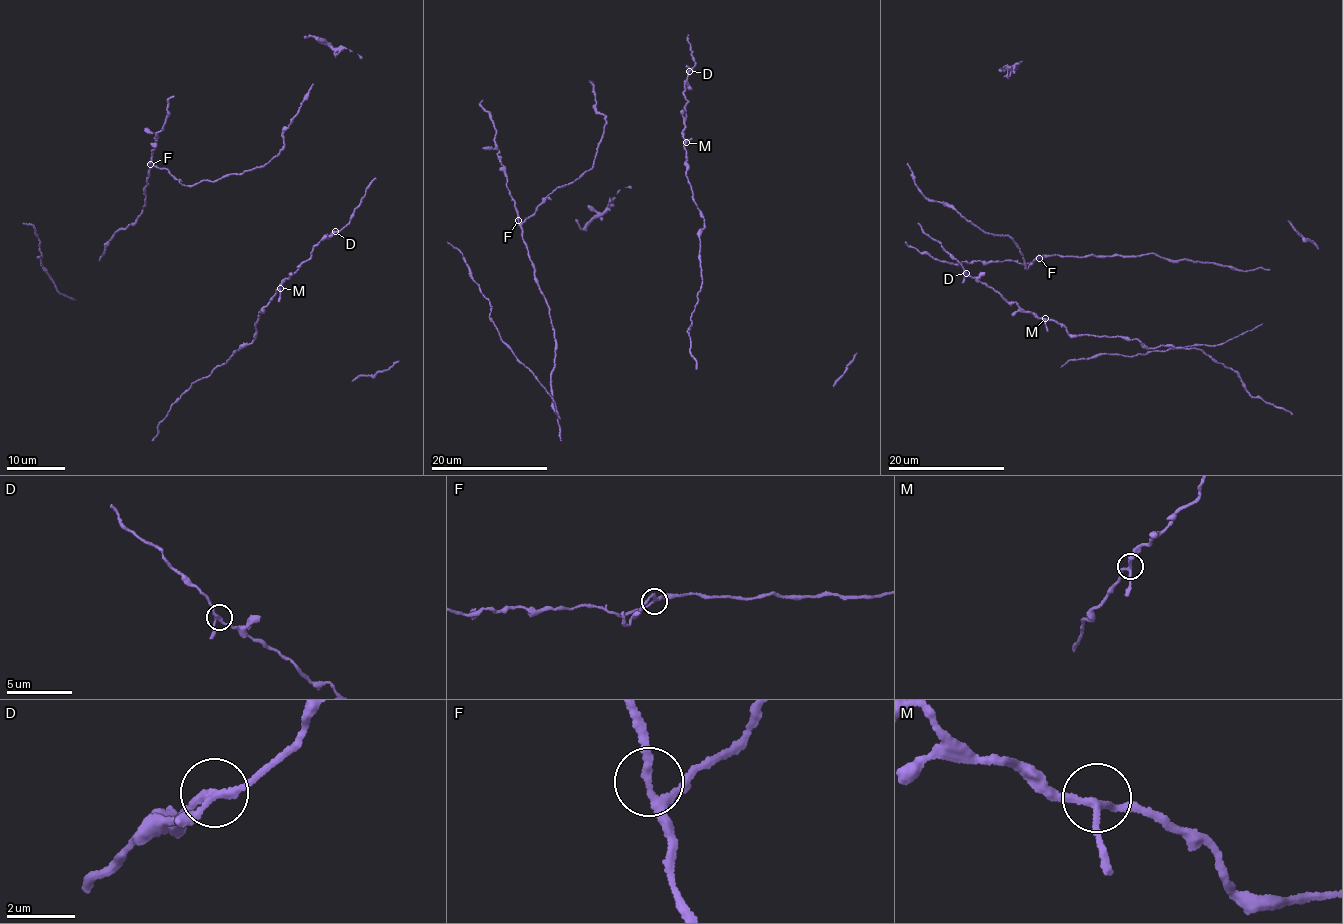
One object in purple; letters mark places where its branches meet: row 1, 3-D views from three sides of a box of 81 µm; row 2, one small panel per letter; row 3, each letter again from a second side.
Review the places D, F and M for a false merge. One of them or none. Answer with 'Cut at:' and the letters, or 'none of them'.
Cut at: none of them

